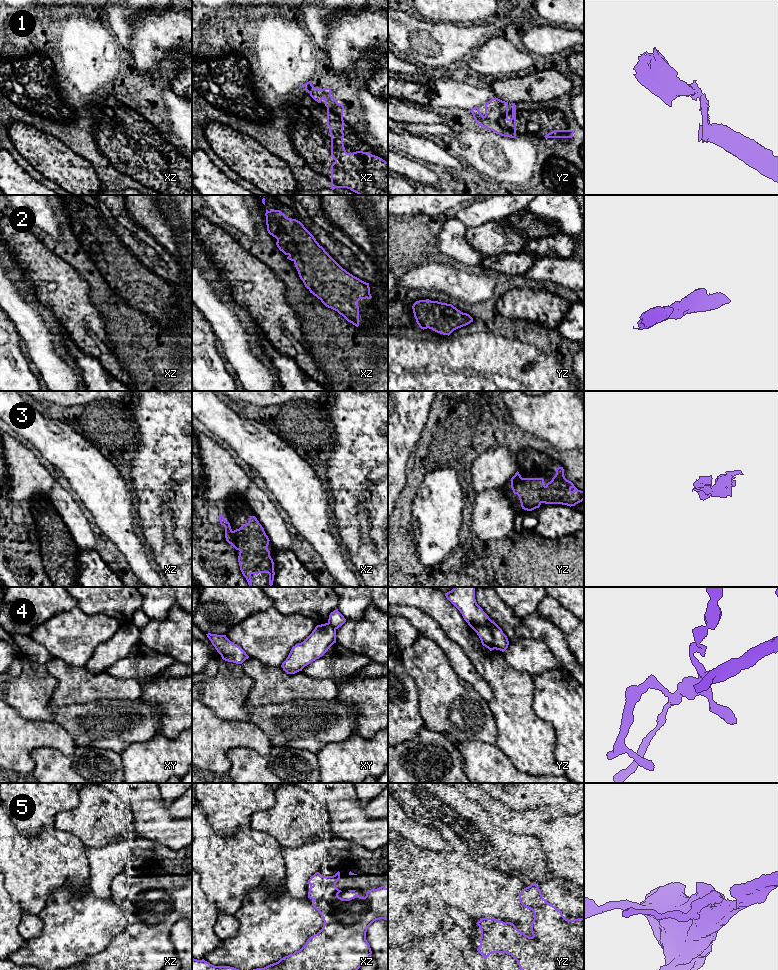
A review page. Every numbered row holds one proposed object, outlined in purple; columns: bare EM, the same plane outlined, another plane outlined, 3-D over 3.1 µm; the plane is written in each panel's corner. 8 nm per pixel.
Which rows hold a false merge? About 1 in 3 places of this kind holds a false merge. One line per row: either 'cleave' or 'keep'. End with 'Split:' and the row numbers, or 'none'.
1: keep
2: keep
3: keep
4: cleave
5: keep
Split: 4

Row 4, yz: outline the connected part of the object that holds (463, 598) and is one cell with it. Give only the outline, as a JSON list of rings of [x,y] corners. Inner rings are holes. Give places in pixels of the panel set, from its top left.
[[[454,587],[451,591],[445,593],[445,596],[460,611],[471,628],[482,625],[490,629],[493,635],[494,649],[504,652],[508,648],[507,636],[477,604],[475,587]]]

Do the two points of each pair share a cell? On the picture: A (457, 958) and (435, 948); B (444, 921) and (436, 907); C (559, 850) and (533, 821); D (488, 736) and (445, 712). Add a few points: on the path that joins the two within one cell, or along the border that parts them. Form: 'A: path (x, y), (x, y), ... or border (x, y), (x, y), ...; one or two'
A: path (452, 958), (440, 951); one
B: path (441, 918), (436, 913), (436, 910); one
C: path (555, 843), (540, 828); one
D: path (477, 725), (463, 713), (456, 712); one

